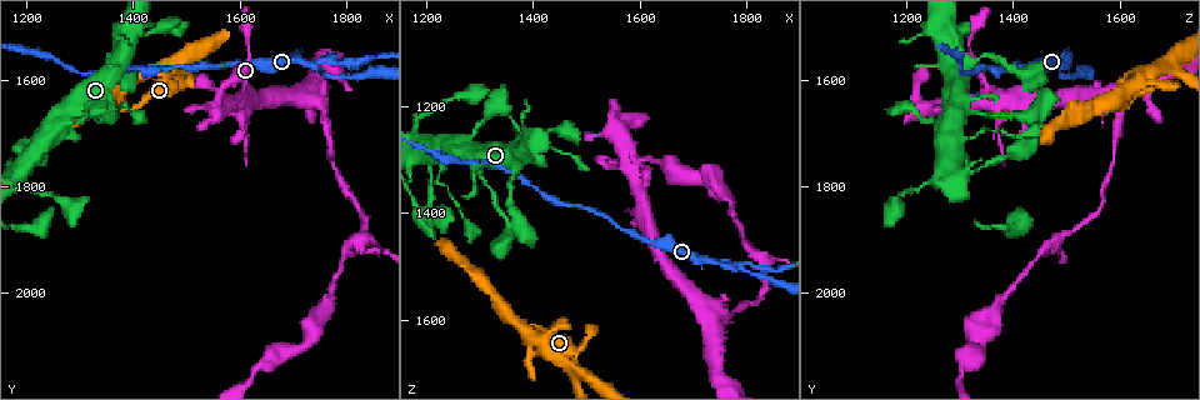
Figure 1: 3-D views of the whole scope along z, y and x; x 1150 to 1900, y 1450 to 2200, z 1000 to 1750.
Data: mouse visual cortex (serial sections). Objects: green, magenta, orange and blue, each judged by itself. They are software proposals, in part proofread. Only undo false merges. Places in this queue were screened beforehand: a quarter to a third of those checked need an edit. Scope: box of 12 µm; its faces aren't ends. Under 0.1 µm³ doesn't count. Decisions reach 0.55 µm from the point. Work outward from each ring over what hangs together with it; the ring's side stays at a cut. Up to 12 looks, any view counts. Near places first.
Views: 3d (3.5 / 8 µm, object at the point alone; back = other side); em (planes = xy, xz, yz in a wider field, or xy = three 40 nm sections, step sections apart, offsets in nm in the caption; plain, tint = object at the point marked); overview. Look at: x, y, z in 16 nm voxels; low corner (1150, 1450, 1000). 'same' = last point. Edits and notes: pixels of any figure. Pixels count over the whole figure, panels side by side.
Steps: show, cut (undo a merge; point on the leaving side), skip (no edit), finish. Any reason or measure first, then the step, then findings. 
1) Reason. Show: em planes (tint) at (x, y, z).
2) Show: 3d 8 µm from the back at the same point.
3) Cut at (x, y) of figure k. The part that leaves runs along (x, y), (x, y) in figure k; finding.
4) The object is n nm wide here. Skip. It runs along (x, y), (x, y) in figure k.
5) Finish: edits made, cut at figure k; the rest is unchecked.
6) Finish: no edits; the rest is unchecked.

Thin neck. Show: 3d 3.5 µm at (1385, 1655, 1605).

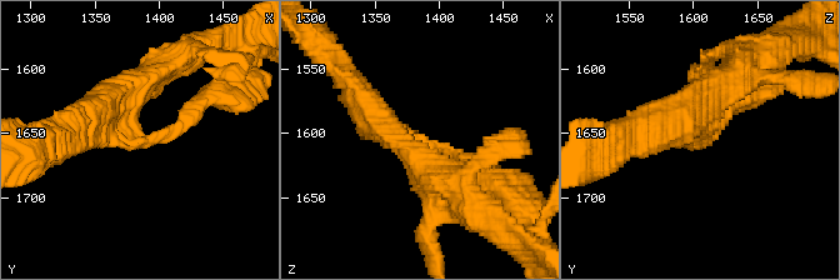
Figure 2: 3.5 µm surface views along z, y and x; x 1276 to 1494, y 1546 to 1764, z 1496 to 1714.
3 arms meet here; the arms are 250, 350, 450 nm wide. Show: em xy step 5 (tint) at (1384, 1654, 1612).

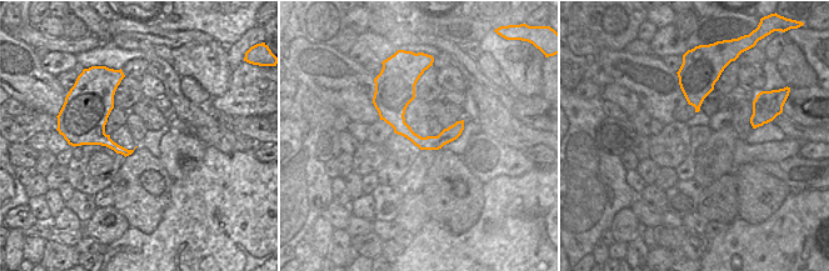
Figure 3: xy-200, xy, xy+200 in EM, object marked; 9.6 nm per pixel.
Cut it another way. Show: em xy step 2 (tint) at the same point.

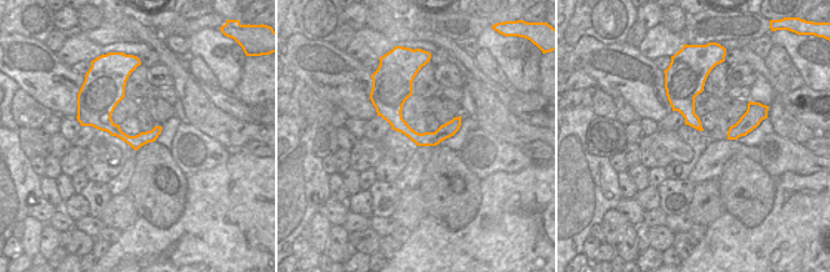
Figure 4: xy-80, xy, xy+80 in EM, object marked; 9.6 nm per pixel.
Skip. It runs along (481, 173), (416, 148), (435, 180) in figure 2; continuous, no second cell.

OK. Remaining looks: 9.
Sudden change in width. Show: em xy step 2 (tint) at (1305, 1665, 1335).

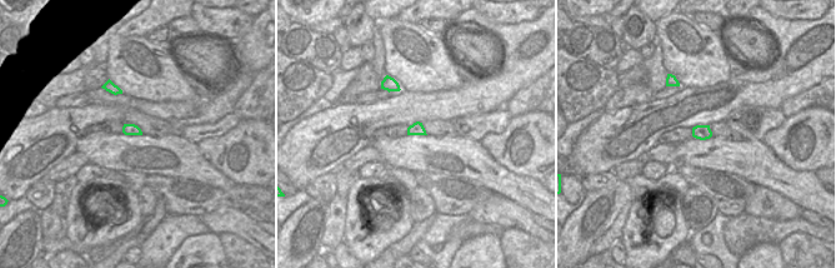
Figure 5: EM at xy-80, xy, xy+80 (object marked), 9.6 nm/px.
Show: 3d 3.5 µm at the same point.

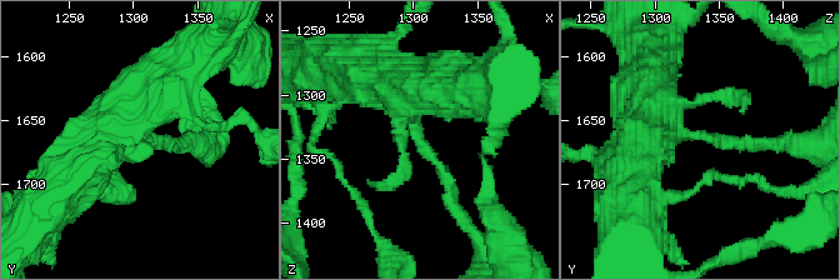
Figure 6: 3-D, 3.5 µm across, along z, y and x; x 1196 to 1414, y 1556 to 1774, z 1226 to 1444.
The arms are 150, 500 nm wide. Skip. It runs along (419, 84), (400, 84), (454, 209) in figure 6; one cell here.

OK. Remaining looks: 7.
Calibre changes. Show: 3d 3.5 µm at (1210, 1770, 1330).

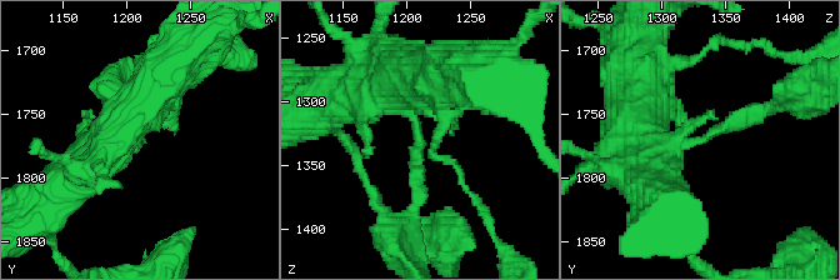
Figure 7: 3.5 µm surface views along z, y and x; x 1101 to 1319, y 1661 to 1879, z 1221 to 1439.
The arms are 200, 500 nm wide. Skip. It runs along (418, 80), (410, 215) in figure 7; continuous, no second cell.

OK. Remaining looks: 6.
Three arms meet. Show: 3d 3.5 µm at (1760, 1590, 1490).

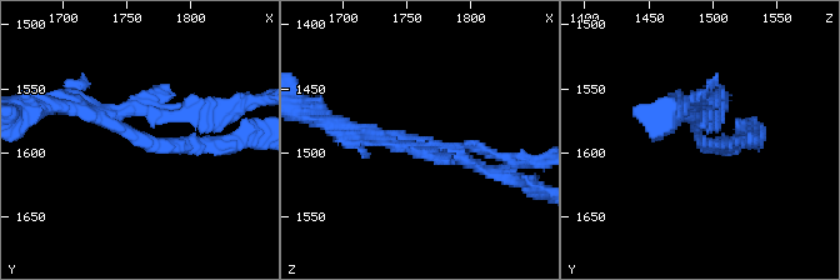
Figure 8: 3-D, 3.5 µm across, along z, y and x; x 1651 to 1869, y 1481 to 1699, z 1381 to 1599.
Show: em xy step 3 (tint) at (1764, 1586, 1492).

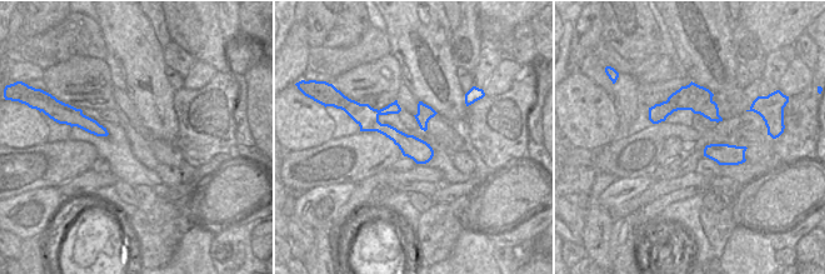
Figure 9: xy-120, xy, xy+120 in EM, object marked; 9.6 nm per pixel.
Cut at (171, 118) of figure 8. The part that leaves runs along (129, 108), (190, 111), (248, 100) in figure 8; two cells meet here.

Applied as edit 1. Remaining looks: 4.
Show: overview.

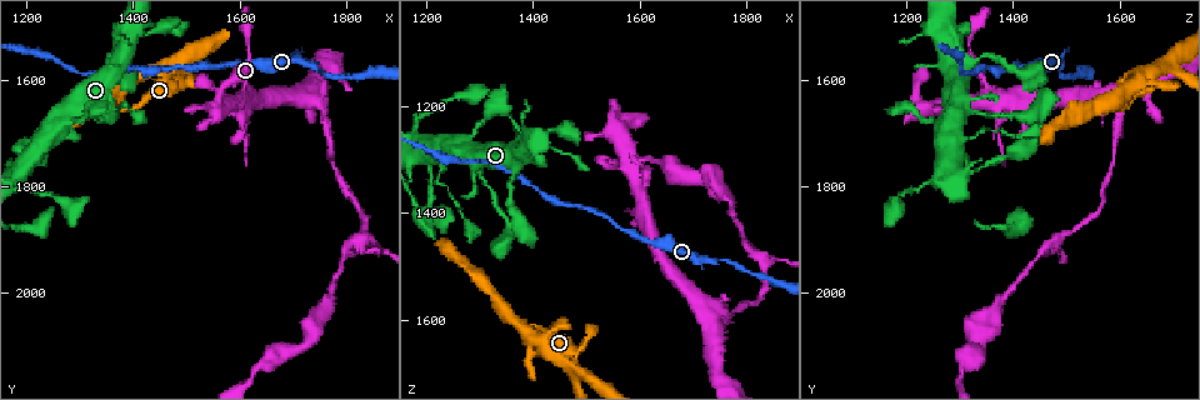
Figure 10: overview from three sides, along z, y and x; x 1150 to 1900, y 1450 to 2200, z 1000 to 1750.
Thick turns thin. Show: 3d 8 µm at (1755, 1685, 1595).

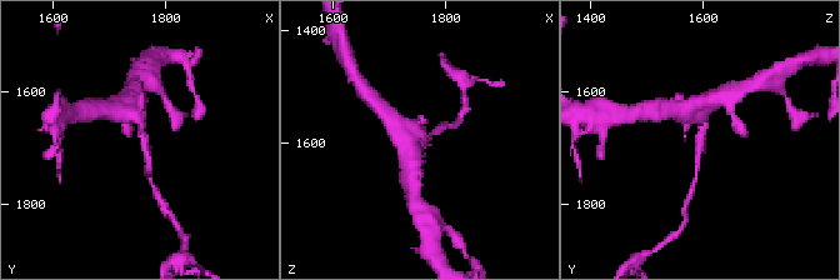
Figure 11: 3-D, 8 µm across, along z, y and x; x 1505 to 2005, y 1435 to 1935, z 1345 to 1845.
The arms are 150, 500 nm wide. Show: em xy step 3 (tint) at (1765, 1685, 1600).

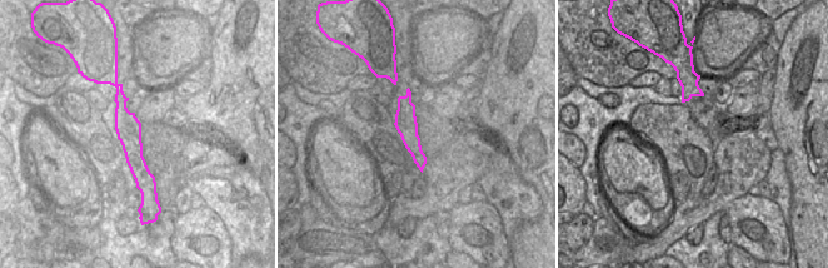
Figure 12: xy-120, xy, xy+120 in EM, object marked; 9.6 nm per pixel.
Cut at (700, 146) of figure 11. The part that leaves runs along (700, 125), (701, 136), (696, 175) in figure 11; two cells meet here.

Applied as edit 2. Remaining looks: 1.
Finish: edits made, cut at figure 8, cut at figure 11; the rest is unchecked.

